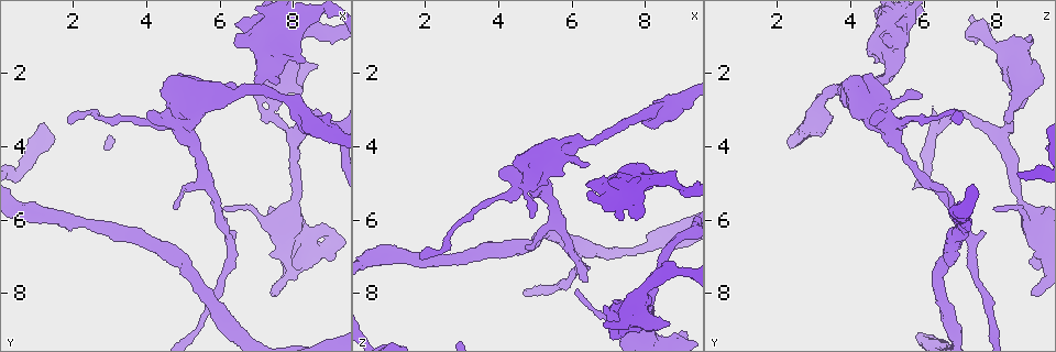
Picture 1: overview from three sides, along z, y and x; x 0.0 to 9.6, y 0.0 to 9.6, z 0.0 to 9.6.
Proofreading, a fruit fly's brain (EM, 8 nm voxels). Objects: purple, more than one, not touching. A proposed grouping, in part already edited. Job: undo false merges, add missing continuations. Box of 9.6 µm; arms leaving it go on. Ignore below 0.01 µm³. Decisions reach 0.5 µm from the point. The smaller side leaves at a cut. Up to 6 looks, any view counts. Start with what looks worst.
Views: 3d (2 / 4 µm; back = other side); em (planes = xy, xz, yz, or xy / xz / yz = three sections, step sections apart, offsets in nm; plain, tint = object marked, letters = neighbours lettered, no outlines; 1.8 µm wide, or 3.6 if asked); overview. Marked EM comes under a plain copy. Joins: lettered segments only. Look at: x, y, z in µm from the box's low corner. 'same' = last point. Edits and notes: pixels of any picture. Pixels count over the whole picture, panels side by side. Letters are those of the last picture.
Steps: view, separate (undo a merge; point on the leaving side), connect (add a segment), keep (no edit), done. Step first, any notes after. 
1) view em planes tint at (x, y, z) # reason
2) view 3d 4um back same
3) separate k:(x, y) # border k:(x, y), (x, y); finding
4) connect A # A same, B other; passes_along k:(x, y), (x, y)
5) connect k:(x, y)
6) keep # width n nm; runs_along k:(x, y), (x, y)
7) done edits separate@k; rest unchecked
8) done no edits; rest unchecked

view em xy step 8 letters at (6.90, 1.00, 8.85) # free end

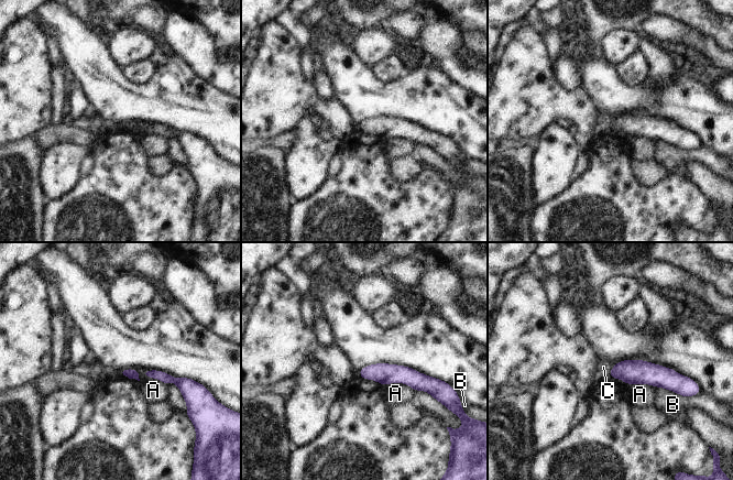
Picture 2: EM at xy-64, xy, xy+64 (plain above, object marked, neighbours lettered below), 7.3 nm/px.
keep # A other, B other, C other; runs_along 2:(361, 372), (401, 373), (428, 382); no lettered segment goes on from it

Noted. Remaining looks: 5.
view 3d 4um at (6.45, 0.65, 5.25) # branch stops here

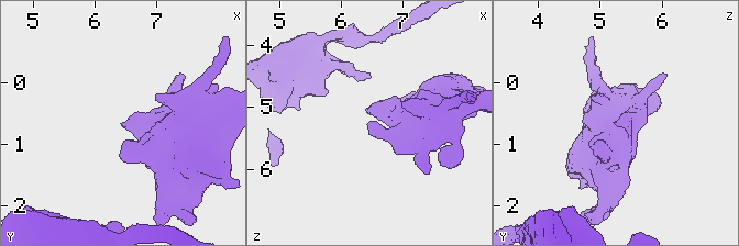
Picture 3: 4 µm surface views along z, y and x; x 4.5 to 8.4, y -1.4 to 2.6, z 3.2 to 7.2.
view em 3.6um xy step 8 tint at (6.45, 0.65, 5.25) # now the EM

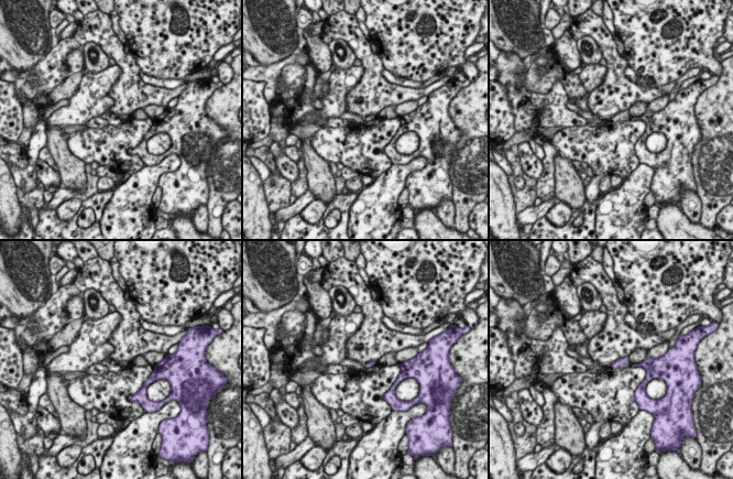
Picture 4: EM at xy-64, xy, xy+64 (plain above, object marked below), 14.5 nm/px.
view em 3.6um planes letters same

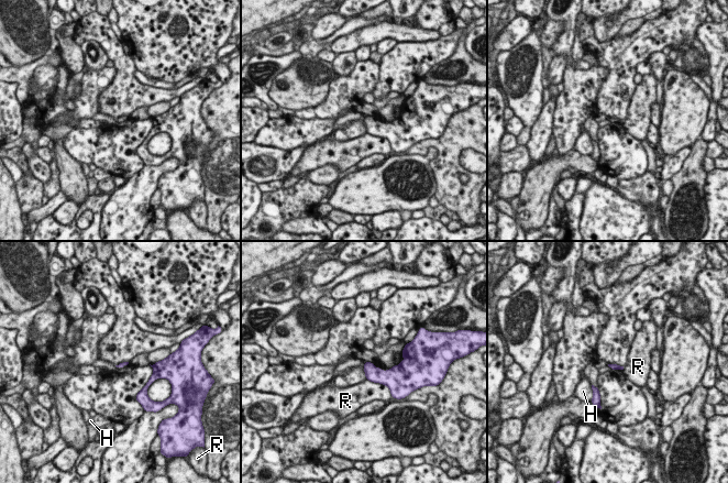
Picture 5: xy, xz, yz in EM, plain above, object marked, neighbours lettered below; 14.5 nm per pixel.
keep # longest_contact R 420 nm; H other, R other; no lettered segment goes on from it

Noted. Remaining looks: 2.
view em planes letters at (8.70, 1.90, 8.85) # branch stops here

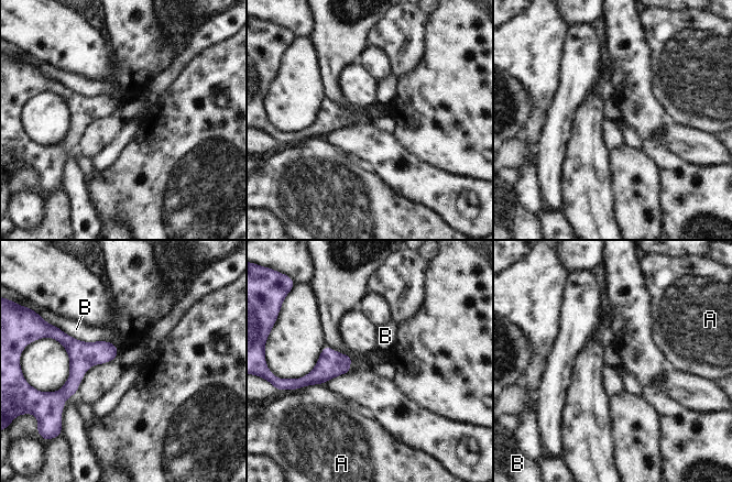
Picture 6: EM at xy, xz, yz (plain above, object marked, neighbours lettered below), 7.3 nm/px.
keep # A other, B other; border 6:(56, 326), (84, 341), (112, 342); no lettered segment goes on from it

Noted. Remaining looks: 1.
done no edits; rest unchecked

